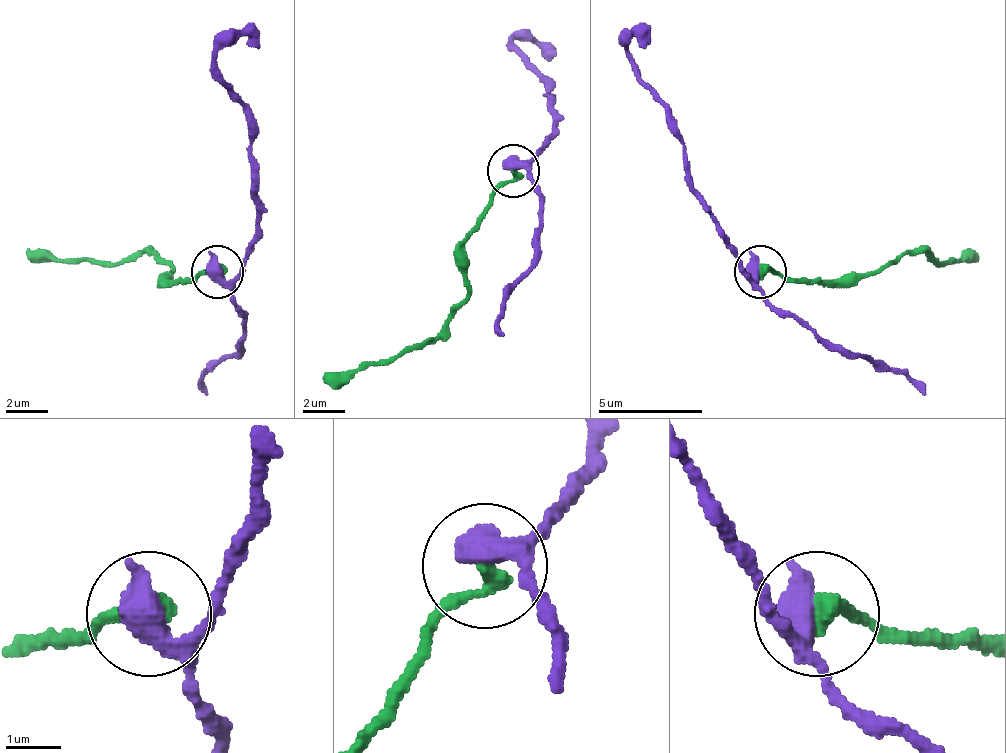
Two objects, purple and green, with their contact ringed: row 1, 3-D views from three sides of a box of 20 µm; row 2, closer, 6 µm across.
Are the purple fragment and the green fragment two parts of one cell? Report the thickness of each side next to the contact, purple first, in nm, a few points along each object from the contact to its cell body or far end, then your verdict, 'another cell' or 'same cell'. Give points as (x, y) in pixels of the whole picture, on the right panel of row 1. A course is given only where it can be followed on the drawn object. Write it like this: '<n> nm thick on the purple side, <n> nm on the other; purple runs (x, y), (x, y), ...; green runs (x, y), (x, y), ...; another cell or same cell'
460 nm thick on the purple side, 320 nm on the other; purple runs (759, 270), (748, 281), (738, 270), (696, 191), (675, 118), (638, 76), (628, 45), (638, 34), (643, 50); green runs (759, 270), (832, 281), (895, 265), (916, 254), (942, 265), (963, 260), (974, 249); another cell

